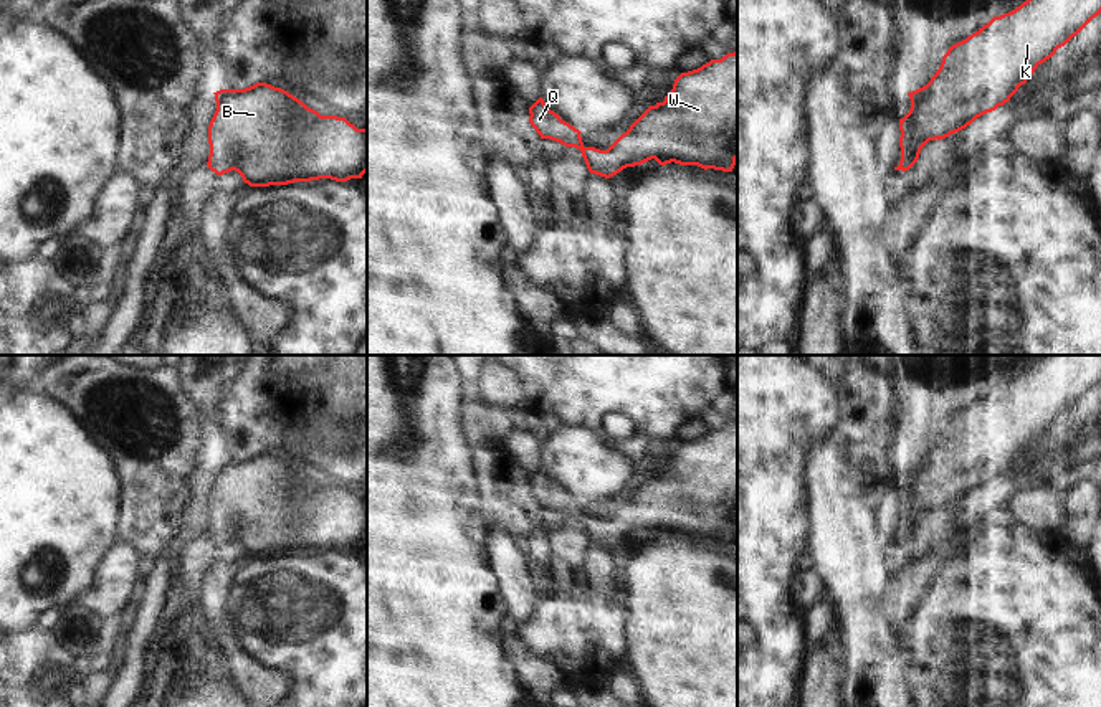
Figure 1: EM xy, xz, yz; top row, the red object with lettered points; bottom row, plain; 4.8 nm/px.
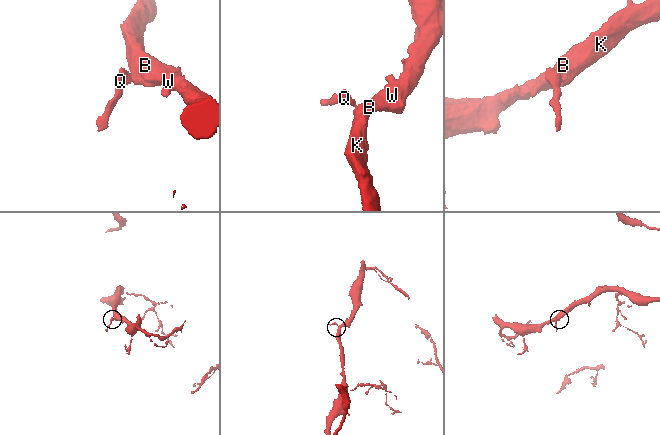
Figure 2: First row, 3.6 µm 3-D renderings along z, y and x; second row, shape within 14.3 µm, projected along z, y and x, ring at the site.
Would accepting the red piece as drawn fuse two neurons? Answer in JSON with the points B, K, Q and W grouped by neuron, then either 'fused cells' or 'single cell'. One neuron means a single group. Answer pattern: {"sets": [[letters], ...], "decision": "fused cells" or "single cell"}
{"sets": [["B", "K", "Q", "W"]], "decision": "single cell"}

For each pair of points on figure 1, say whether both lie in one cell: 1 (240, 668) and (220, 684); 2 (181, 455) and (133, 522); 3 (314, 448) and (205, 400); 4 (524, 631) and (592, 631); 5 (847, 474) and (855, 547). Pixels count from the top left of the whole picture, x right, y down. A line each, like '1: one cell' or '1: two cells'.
1: two cells
2: one cell
3: two cells
4: one cell
5: one cell

